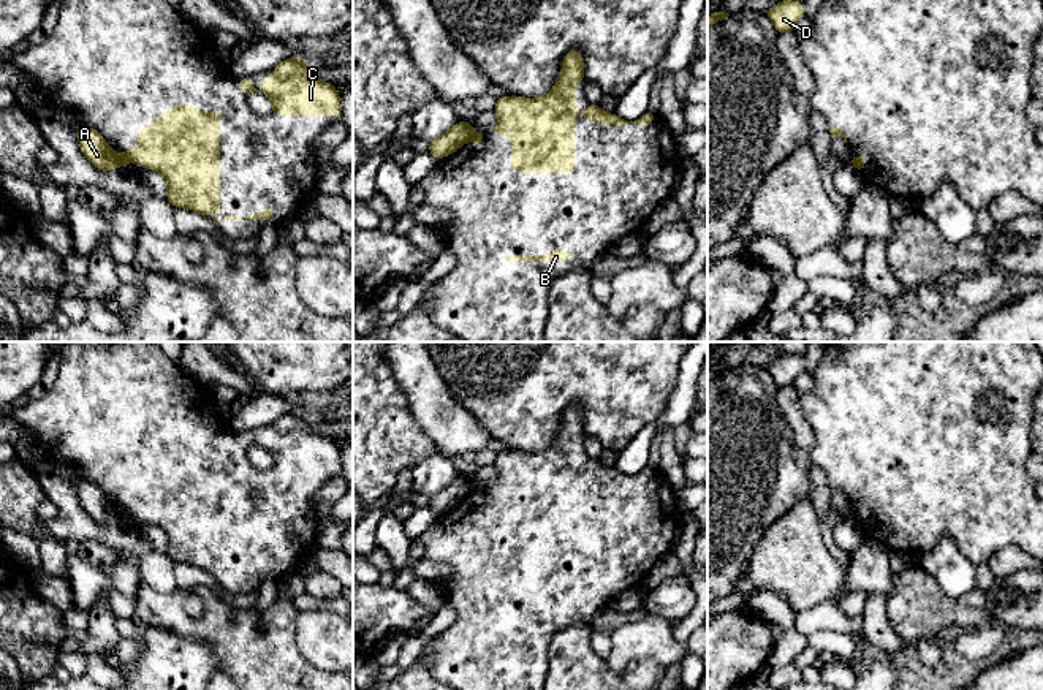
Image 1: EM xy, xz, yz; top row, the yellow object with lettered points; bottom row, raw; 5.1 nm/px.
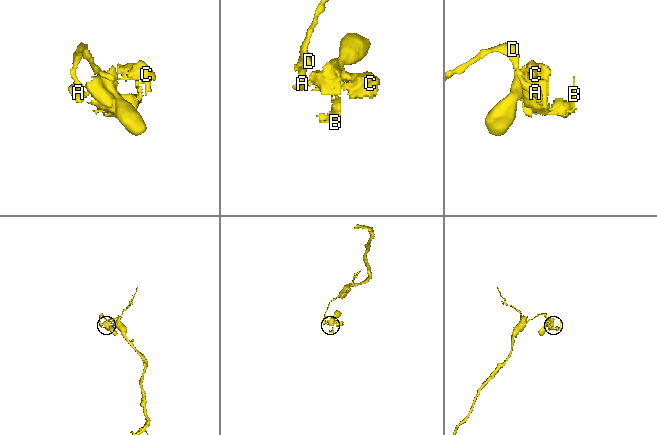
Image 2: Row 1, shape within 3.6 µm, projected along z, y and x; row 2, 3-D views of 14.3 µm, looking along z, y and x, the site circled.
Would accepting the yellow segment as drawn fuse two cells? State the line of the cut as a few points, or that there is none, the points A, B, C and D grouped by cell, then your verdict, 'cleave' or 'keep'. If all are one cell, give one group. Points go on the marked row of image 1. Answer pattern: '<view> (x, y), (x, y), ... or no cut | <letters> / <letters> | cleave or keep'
xy (117, 155), (119, 165) | A D / B C | cleave

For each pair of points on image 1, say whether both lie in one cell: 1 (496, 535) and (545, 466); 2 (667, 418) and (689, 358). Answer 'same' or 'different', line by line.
1: same
2: same

